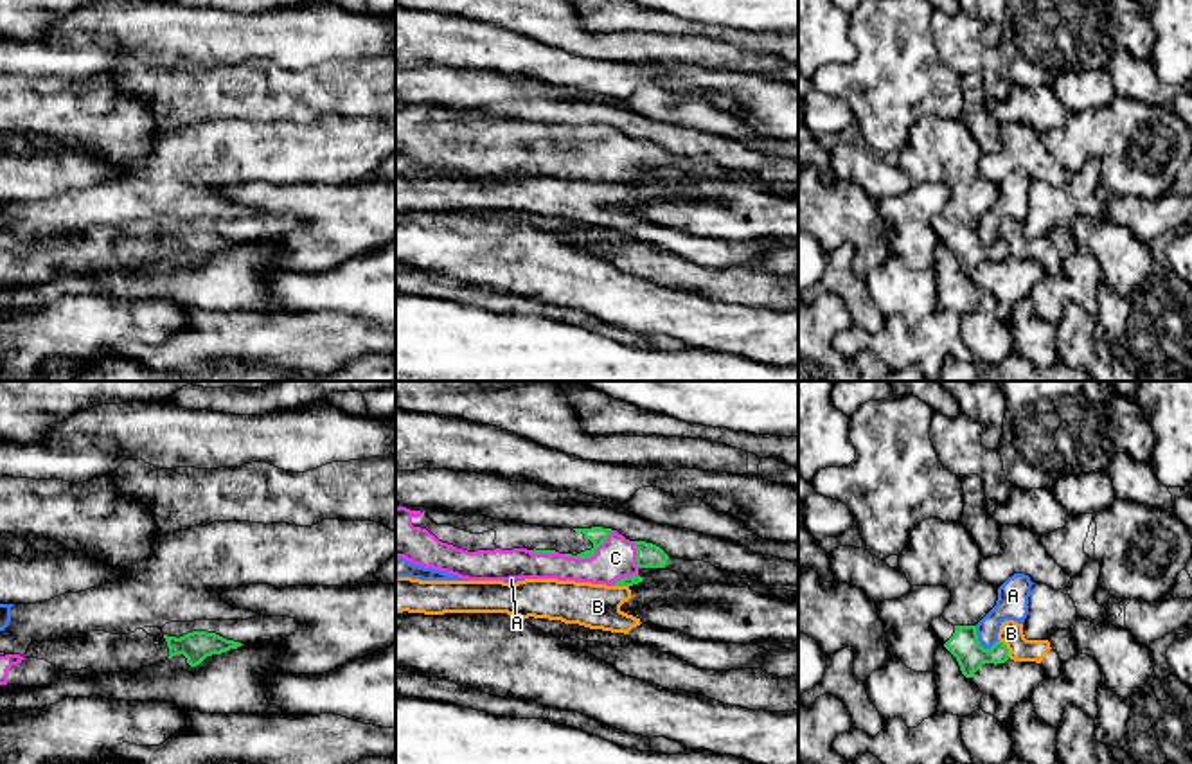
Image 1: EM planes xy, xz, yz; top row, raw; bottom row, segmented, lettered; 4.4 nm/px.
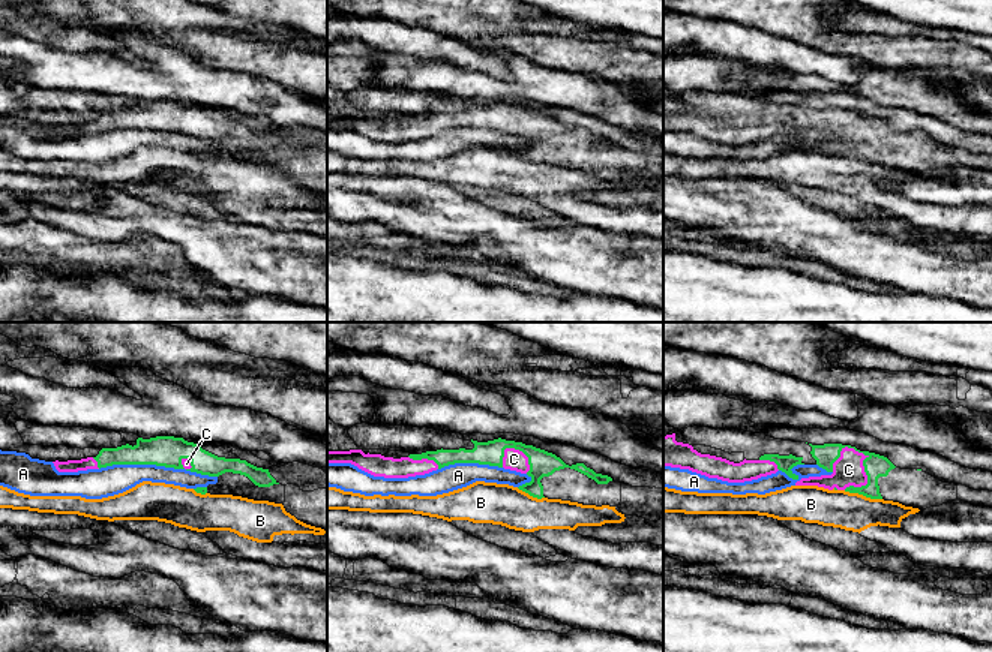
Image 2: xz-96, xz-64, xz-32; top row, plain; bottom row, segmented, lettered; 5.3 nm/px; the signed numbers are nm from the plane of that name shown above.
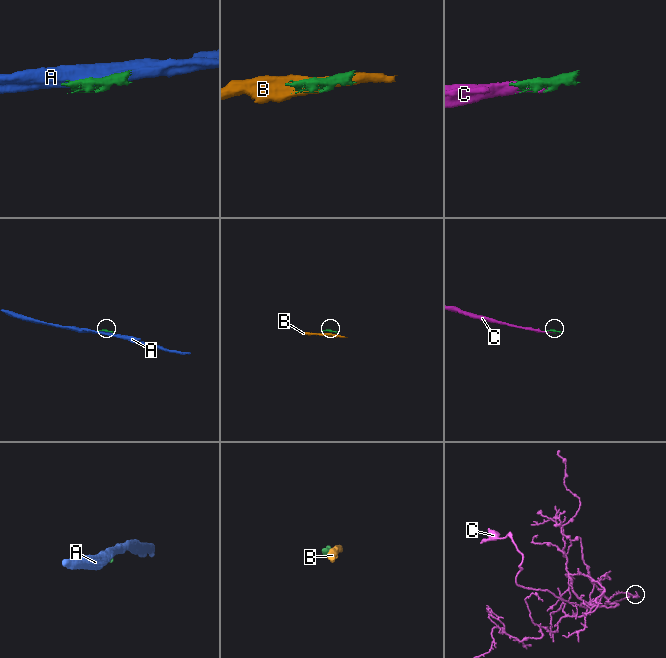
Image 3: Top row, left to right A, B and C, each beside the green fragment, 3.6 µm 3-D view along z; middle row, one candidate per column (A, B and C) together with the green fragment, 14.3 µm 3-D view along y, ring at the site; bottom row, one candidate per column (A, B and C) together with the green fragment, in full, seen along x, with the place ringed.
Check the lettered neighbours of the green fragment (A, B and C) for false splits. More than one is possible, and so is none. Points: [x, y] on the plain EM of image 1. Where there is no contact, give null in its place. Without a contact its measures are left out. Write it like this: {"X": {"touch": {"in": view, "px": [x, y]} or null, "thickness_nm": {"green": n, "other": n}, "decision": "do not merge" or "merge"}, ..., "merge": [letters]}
{"A": {"touch": {"in": "yz", "px": [978, 241]}, "thickness_nm": {"green": 140, "other": 140}, "decision": "do not merge"}, "B": {"touch": {"in": "yz", "px": [1005, 245]}, "thickness_nm": {"green": 140, "other": 110}, "decision": "do not merge"}, "C": {"touch": {"in": "xz", "px": [588, 155]}, "thickness_nm": {"green": 80, "other": 180}, "decision": "merge"}, "merge": ["C"]}

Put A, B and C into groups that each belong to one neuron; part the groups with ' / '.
A / B / C

